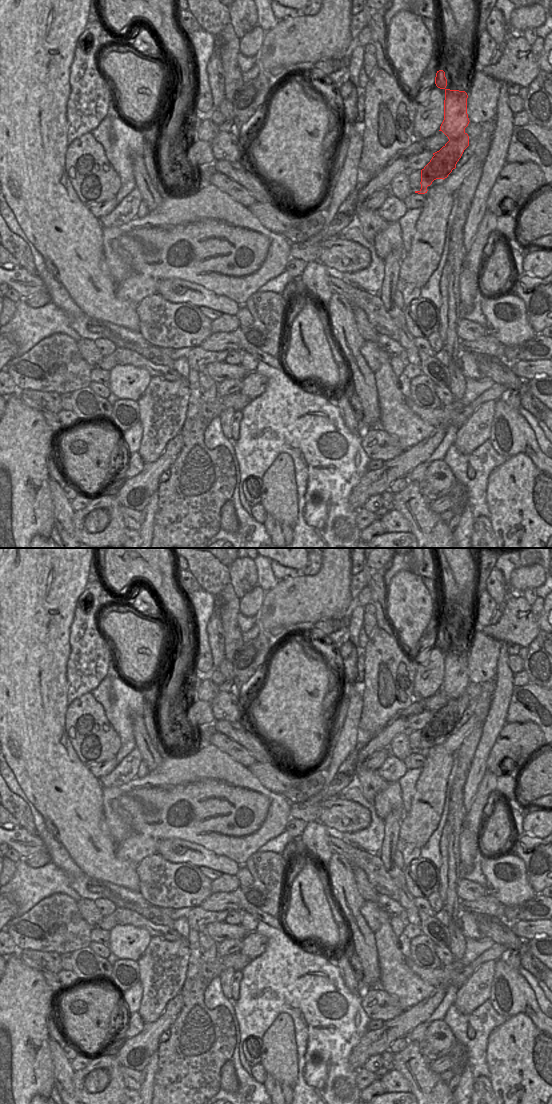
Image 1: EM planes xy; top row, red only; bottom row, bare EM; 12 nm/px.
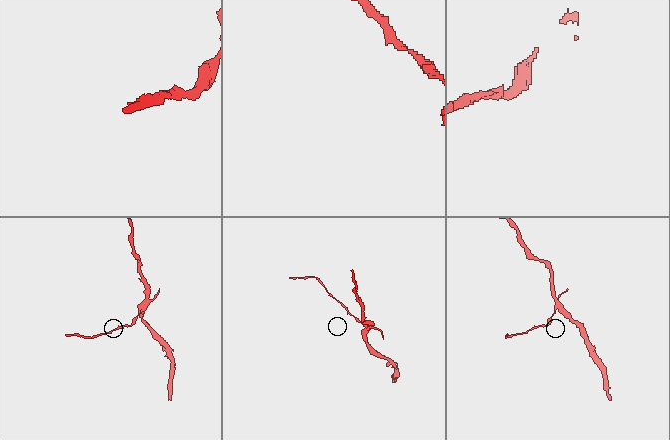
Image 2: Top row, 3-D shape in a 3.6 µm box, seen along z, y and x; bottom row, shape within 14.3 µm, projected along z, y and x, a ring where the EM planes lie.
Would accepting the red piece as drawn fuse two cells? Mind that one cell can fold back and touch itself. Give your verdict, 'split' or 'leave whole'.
split

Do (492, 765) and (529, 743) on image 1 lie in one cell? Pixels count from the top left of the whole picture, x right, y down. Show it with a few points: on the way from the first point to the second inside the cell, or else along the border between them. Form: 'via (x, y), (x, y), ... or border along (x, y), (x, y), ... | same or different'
via (500, 755), (512, 743), (519, 743) | same

